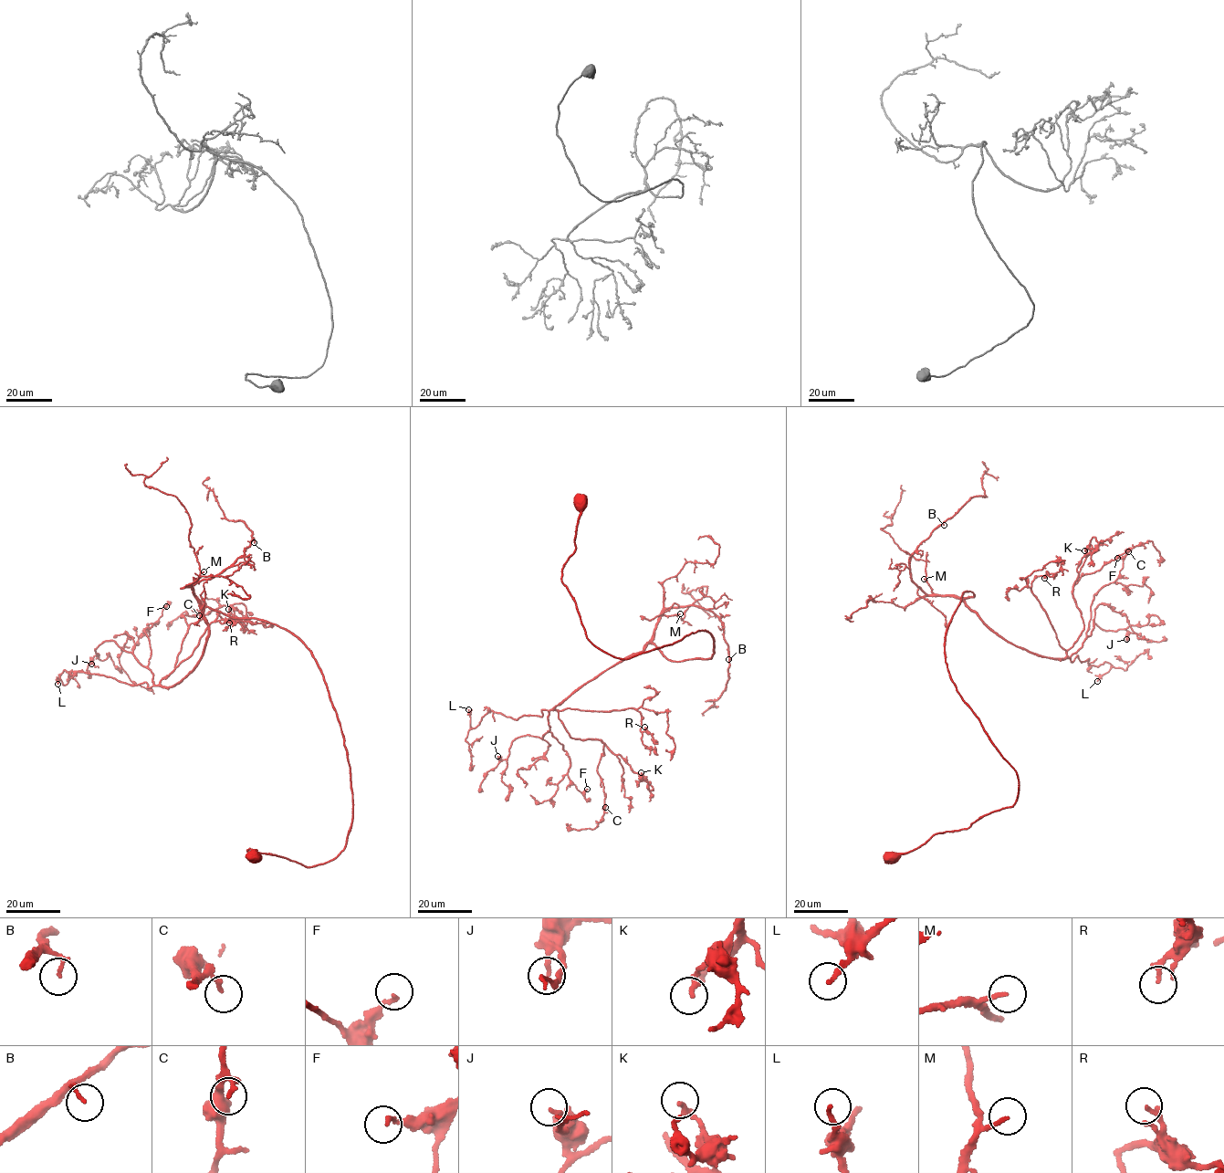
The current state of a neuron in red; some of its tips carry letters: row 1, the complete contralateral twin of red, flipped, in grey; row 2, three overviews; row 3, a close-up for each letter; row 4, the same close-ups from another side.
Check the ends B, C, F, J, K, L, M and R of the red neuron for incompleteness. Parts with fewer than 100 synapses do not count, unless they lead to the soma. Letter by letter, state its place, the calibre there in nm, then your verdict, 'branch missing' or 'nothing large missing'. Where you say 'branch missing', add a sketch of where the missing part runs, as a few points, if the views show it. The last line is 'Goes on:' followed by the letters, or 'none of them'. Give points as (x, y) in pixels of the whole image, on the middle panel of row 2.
B: (728, 659) | 150 nm | nothing large missing
C: (605, 807) | 160 nm | nothing large missing
F: (587, 789) | 170 nm | nothing large missing
J: (497, 756) | 190 nm | nothing large missing
K: (641, 772) | 200 nm | nothing large missing
L: (468, 709) | 190 nm | nothing large missing
M: (680, 613) | 150 nm | nothing large missing
R: (644, 727) | 200 nm | nothing large missing
Goes on: none of them

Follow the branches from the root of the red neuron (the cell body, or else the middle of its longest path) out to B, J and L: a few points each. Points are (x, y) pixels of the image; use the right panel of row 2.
B: (893, 857), (1013, 806), (1020, 784), (946, 661), (975, 594), (910, 578), (944, 525)
J: (893, 857), (1018, 795), (947, 670), (963, 592), (1042, 656), (1069, 658), (1093, 620), (1126, 639)
L: (893, 857), (1018, 795), (1016, 771), (947, 670), (946, 632), (963, 592), (1015, 645), (1108, 663), (1097, 681)

